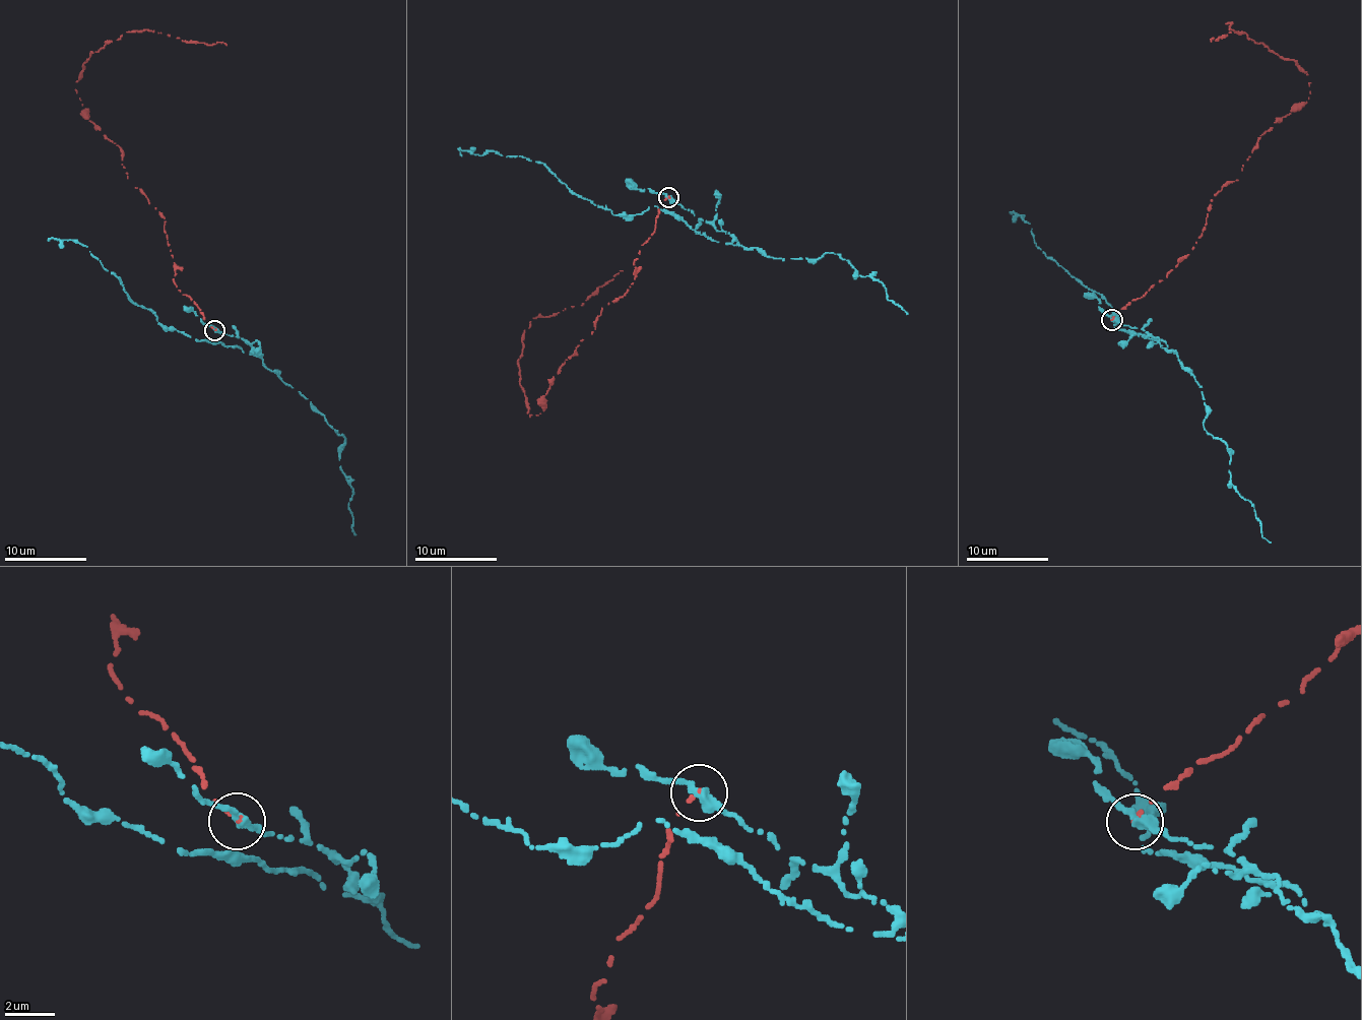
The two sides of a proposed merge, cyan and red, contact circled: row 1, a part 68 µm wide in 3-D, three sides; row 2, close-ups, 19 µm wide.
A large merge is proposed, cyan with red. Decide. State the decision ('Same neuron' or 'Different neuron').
Different neuron

